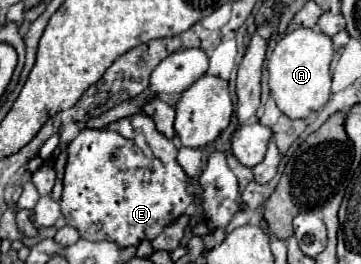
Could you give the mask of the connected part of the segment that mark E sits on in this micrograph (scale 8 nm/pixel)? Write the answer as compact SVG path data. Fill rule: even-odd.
M138 112L118 122L112 122L106 128L102 130L84 128L68 144L66 150L68 160L62 178L64 192L60 200L62 216L66 224L74 226L80 232L80 236L86 240L112 240L120 248L138 246L138 242L142 240L154 240L172 220L184 214L184 210L192 204L194 198L186 192L188 176L176 162L176 152L178 152L176 146L166 136L160 136L160 132L156 132L156 126L152 124L150 116ZM122 134L132 134L133 139L125 138Z

